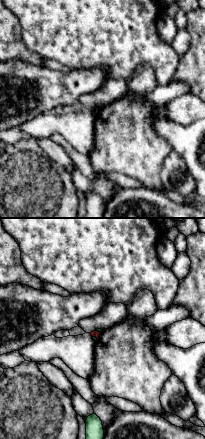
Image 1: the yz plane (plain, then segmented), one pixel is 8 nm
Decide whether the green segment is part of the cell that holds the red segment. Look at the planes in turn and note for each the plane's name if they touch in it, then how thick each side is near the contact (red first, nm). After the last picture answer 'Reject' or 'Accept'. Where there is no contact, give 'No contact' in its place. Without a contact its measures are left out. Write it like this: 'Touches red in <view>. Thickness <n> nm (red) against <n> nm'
Touches red in yz. Thickness 50 nm (red) against 20 nm

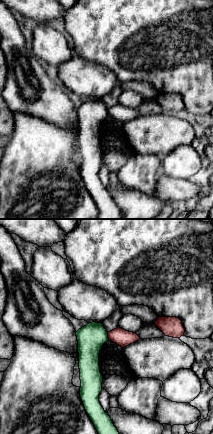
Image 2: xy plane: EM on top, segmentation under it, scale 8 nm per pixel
Touches red in xy. Thickness 140 nm (red) against 220 nm

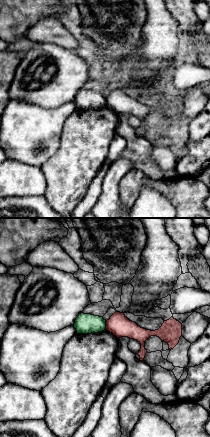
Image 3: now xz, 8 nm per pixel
Touches red in xz. Thickness 180 nm (red) against 160 nm

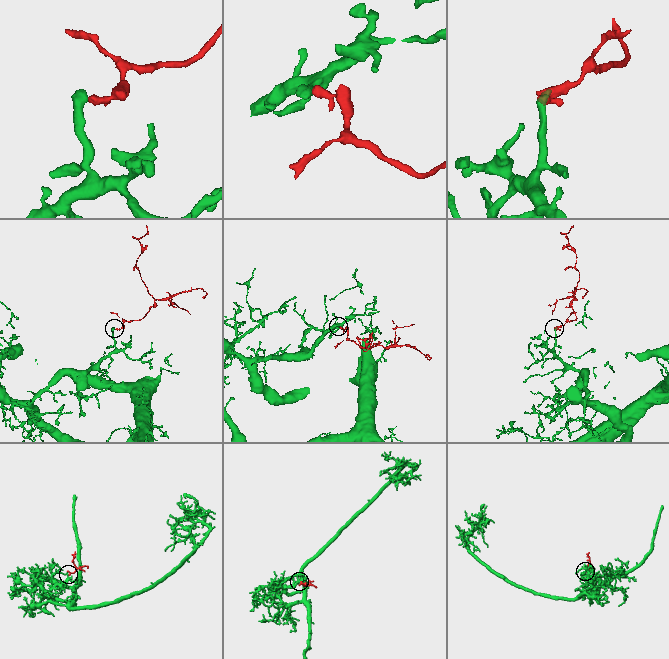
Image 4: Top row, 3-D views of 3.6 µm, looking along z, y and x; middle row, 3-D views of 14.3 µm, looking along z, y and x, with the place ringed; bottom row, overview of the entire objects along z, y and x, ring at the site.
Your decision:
Reject

